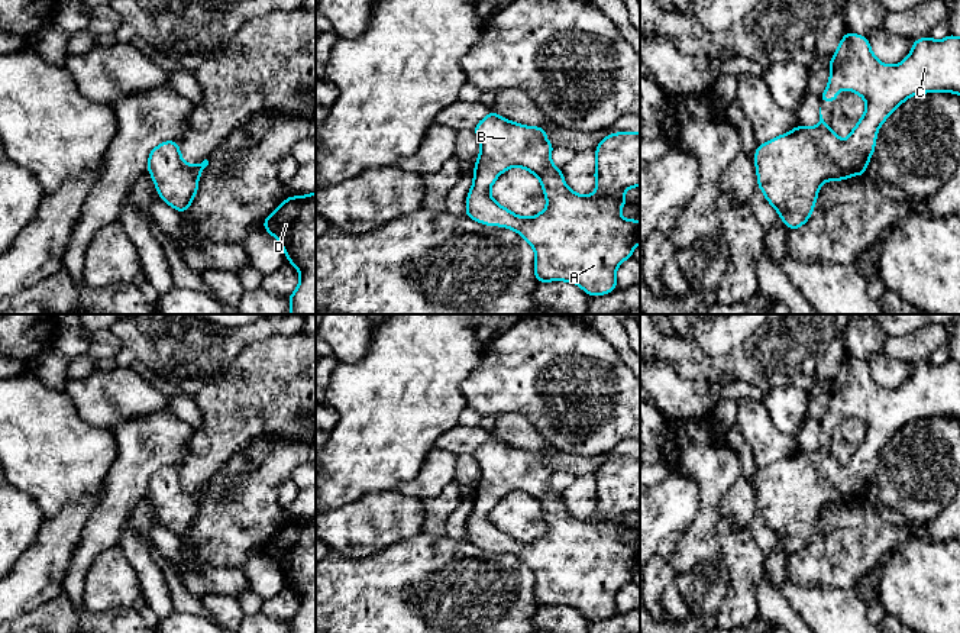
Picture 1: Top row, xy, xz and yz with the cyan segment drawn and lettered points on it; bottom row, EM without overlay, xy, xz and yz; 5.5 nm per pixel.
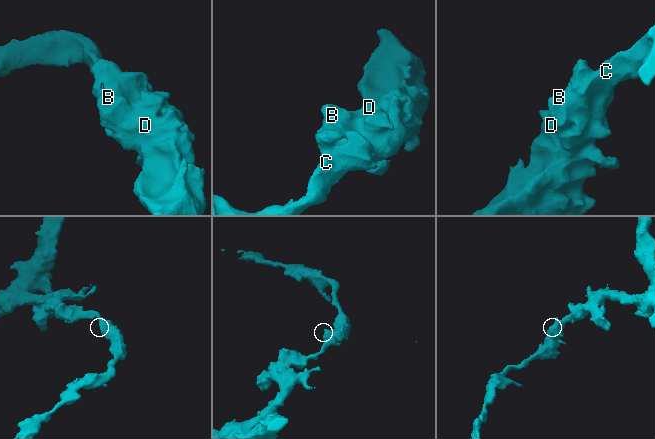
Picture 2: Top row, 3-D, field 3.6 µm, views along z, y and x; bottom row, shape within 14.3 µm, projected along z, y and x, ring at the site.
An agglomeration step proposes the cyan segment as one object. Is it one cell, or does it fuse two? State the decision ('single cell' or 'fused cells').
single cell

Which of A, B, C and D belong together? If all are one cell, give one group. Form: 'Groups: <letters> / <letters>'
Groups: A B C D

